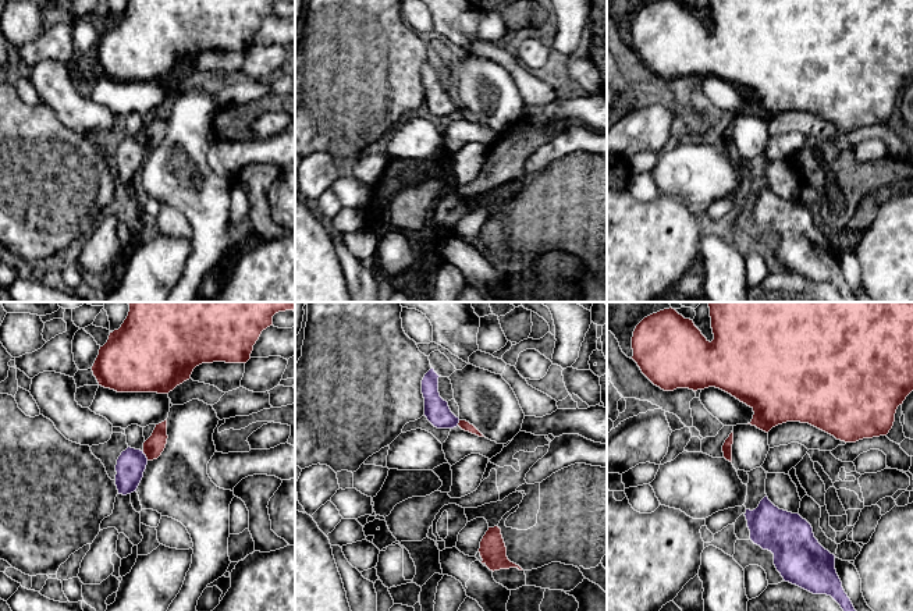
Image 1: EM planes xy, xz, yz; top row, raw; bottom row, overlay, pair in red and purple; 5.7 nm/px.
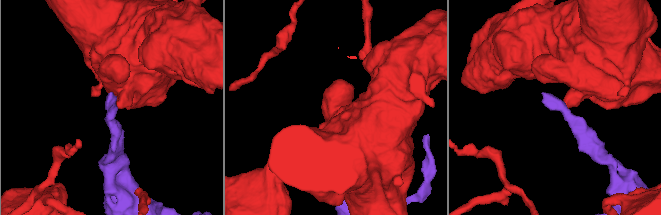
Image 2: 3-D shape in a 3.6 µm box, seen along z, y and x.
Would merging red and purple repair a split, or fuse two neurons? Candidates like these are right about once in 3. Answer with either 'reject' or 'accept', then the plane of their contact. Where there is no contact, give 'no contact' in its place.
reject | xy

